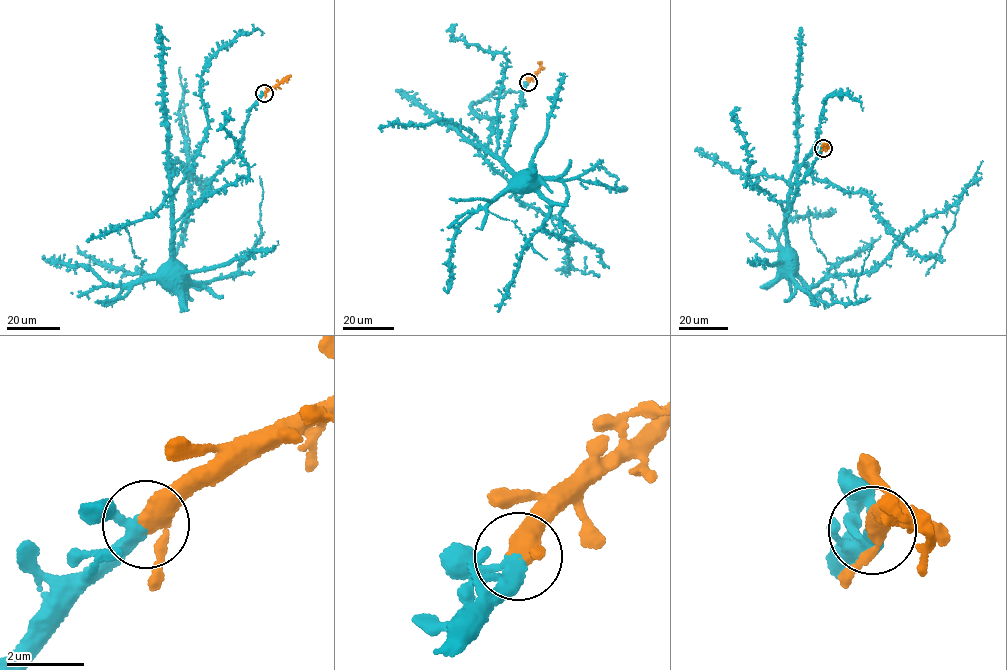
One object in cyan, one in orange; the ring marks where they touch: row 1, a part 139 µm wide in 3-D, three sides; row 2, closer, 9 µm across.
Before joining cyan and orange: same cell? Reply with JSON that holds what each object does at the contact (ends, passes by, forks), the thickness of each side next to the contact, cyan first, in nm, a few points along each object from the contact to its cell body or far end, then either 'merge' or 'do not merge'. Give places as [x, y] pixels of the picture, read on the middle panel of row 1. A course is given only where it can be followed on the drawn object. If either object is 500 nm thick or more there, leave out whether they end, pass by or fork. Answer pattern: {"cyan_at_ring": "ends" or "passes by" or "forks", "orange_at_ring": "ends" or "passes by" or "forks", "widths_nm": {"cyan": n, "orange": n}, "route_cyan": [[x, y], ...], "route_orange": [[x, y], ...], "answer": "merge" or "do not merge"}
{"cyan_at_ring": "passes by", "orange_at_ring": "passes by", "widths_nm": {"cyan": 280, "orange": 400}, "route_cyan": [[528, 82], [502, 158], [549, 204], [544, 228], [572, 239], [566, 240], [569, 264], [563, 269], [599, 275]], "route_orange": [[528, 82], [539, 71], [538, 63]], "answer": "merge"}

